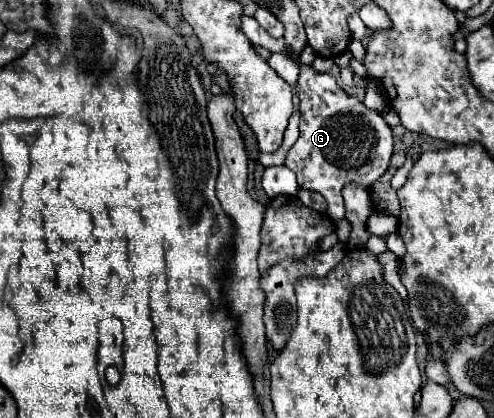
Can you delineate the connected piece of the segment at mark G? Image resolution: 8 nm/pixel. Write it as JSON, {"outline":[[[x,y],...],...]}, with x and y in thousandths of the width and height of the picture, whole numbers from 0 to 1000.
{"outline":[[[490,41],[490,74],[510,108],[538,112],[547,127],[571,127],[603,151],[607,179],[599,208],[607,266],[607,328],[583,356],[575,395],[599,414],[607,452],[640,457],[664,481],[664,514],[672,524],[696,524],[692,447],[704,438],[721,438],[729,447],[749,452],[761,428],[769,428],[769,419],[777,419],[777,409],[785,404],[798,352],[789,304],[781,299],[769,270],[749,270],[733,242],[725,242],[717,227],[704,227],[672,179],[644,175],[632,156],[607,151],[607,141],[583,122],[575,89],[547,89],[518,55],[514,41]]]}

